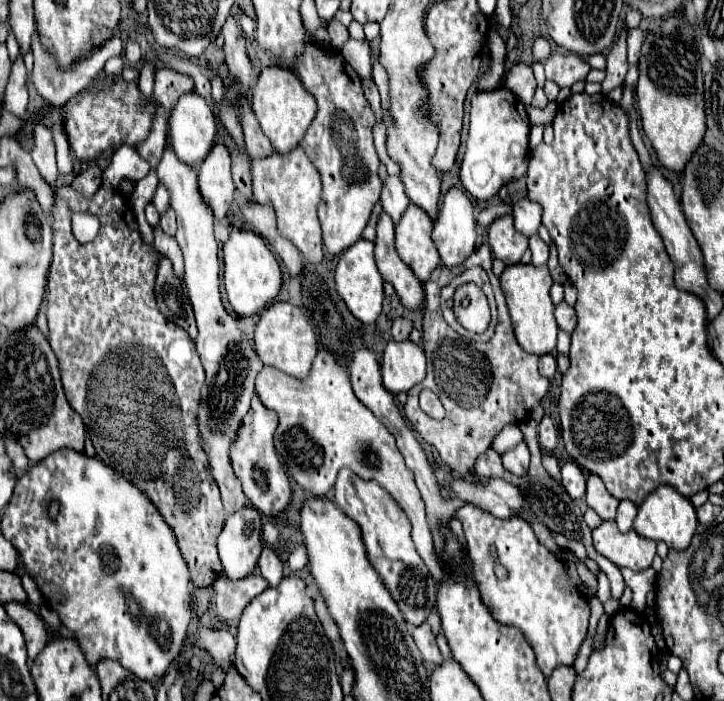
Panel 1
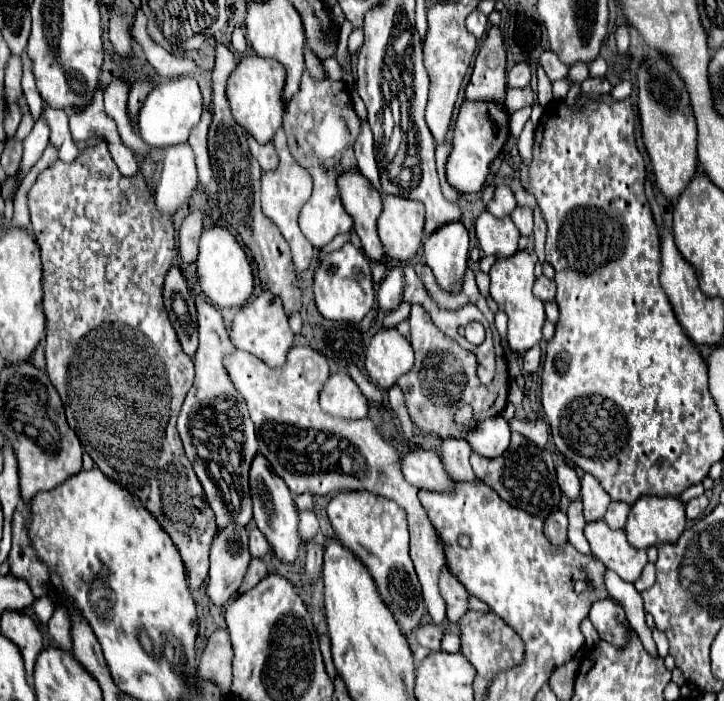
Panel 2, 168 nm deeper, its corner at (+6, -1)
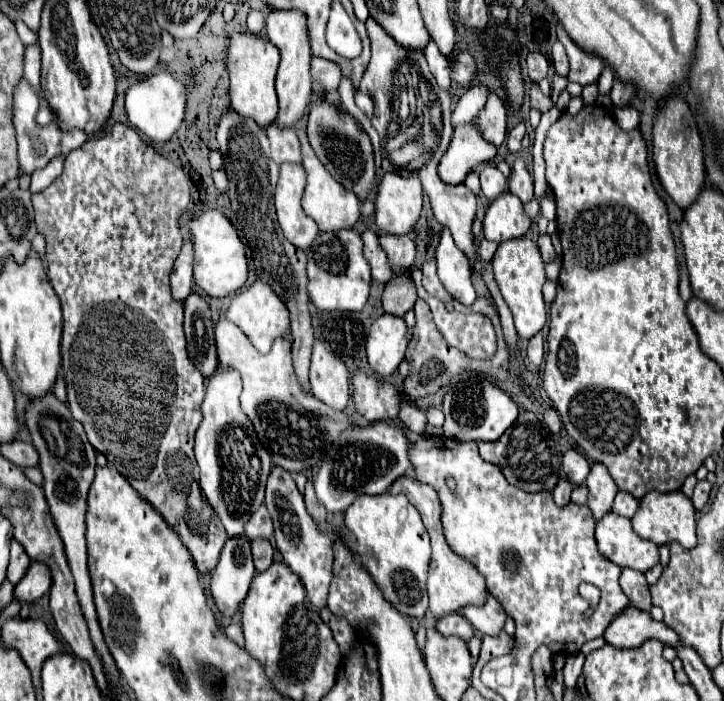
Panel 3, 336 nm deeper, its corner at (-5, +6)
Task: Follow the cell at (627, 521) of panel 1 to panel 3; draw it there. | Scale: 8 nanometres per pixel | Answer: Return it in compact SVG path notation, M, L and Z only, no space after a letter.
M618 491L616 499L614 499L614 507L612 507L612 511L618 513L618 515L622 515L622 517L632 519L634 513L638 511L638 499L634 499L630 493Z

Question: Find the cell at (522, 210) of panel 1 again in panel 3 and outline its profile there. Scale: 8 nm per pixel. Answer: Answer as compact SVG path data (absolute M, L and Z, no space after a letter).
M486 165L480 173L480 187L482 187L486 199L494 201L502 193L508 191L508 179L494 165Z

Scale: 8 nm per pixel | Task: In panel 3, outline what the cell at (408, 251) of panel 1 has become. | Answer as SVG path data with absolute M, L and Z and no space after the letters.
M386 173L378 185L376 225L390 235L408 235L422 213L422 183L418 177Z

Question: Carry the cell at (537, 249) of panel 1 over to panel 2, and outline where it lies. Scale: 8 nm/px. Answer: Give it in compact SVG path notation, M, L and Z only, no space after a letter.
M517 206L511 218L515 220L515 226L521 230L521 234L525 236L533 234L533 212L529 206Z

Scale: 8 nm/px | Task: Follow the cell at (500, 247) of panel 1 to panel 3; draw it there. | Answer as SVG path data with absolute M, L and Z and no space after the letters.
M504 193L490 203L486 217L484 217L484 237L488 241L510 241L524 237L530 229L530 219L524 213L522 201L512 193Z

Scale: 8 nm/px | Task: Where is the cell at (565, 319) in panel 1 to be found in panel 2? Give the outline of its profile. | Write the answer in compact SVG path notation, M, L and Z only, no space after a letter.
M541 274L539 278L535 278L533 292L535 292L535 296L541 298L543 302L545 302L545 300L553 300L553 298L555 298L555 282L553 282L551 278L547 278L545 274Z

